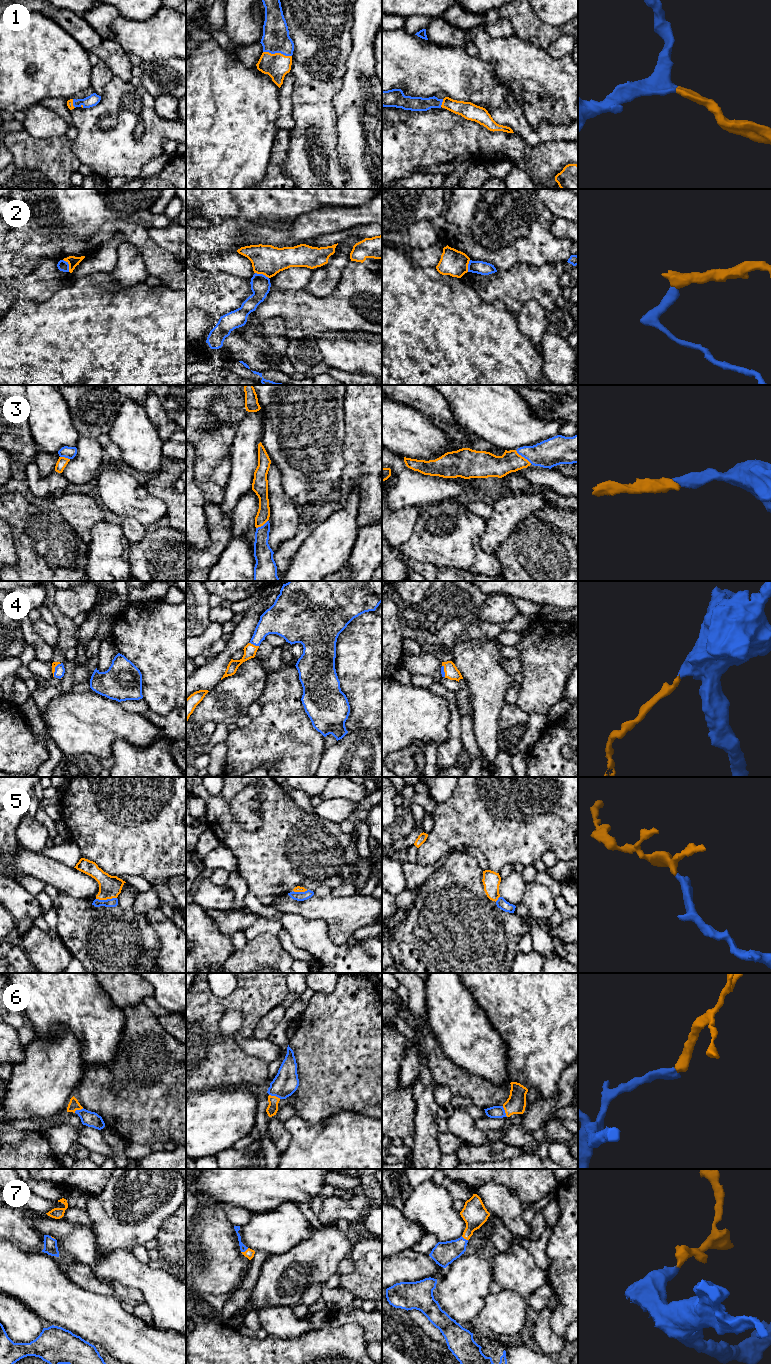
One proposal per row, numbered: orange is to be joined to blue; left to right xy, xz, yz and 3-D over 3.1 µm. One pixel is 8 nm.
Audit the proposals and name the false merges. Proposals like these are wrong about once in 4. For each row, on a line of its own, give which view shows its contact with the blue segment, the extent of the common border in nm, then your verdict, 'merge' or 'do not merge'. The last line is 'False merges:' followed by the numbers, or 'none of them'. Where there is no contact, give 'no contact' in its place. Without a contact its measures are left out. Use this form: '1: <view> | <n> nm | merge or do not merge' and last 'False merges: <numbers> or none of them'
1: xz | 240 nm | merge
2: xy | 120 nm | do not merge
3: yz | 170 nm | merge
4: xz | 90 nm | merge
5: xy | 170 nm | merge
6: xz | 100 nm | merge
7: xz | 70 nm | merge
False merges: 2

